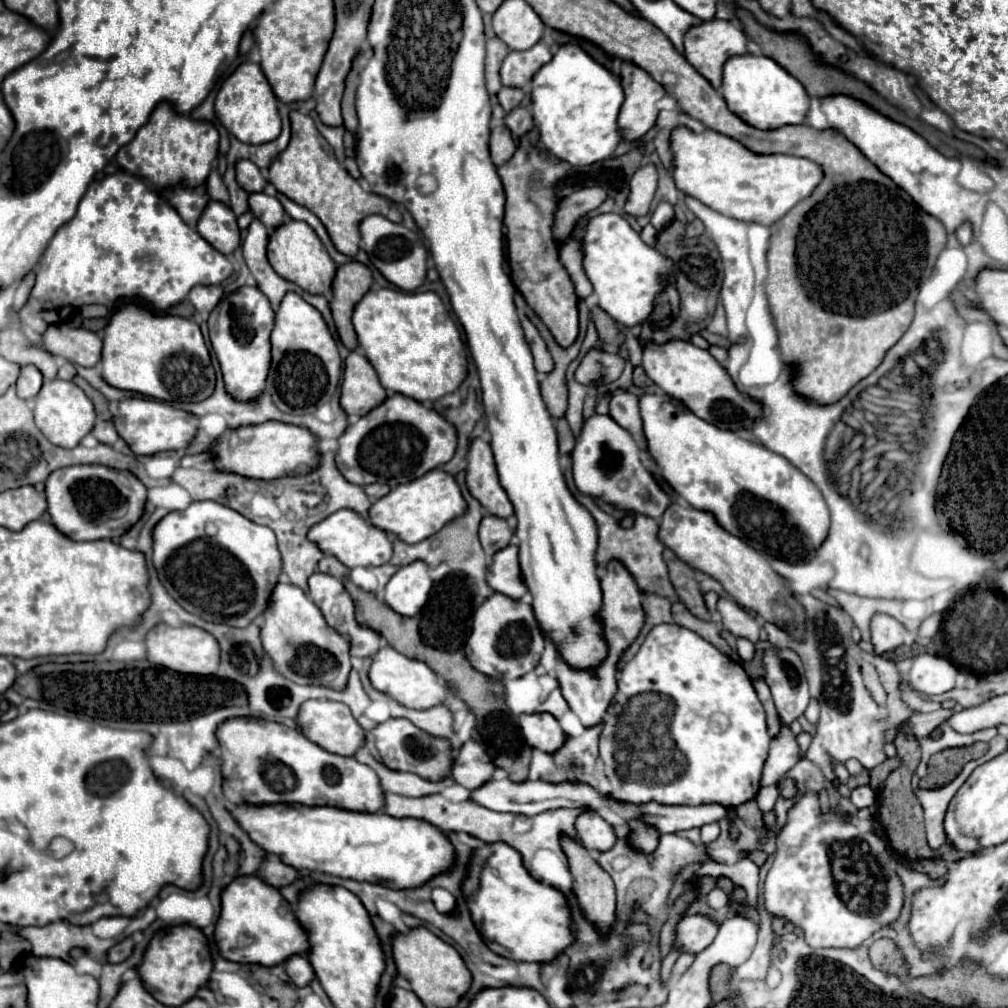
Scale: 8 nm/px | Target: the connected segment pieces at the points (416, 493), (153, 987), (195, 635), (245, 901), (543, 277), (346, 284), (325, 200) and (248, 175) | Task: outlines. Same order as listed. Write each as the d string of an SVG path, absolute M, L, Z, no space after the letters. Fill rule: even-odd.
M433 469L411 483L397 485L389 495L375 501L369 509L369 521L387 533L393 533L405 543L419 543L465 513L467 501L463 499L455 477L443 469Z
M177 925L159 931L149 943L143 963L139 967L139 975L143 979L145 989L159 1003L169 1007L181 1007L183 1003L193 999L201 987L207 987L211 971L213 971L213 959L209 953L207 937L199 927L193 925Z
M157 625L149 635L147 635L147 659L155 665L163 665L171 671L177 673L187 673L187 675L215 675L219 667L219 645L217 639L199 629L199 627L169 627L169 625Z
M247 875L237 877L221 895L221 917L215 929L215 941L221 955L229 961L237 963L255 963L263 967L275 967L289 959L291 955L307 955L309 953L309 939L307 931L299 925L295 911L281 895L279 889L265 885L261 877ZM239 935L253 937L247 947L239 947Z
M533 127L519 139L515 155L501 165L499 177L505 187L505 227L507 251L511 265L511 281L525 297L527 305L541 317L561 347L573 345L577 337L577 295L569 273L561 265L557 241L553 241L553 221L557 213L555 187L571 169L567 161L555 159L539 141L539 131Z
M351 261L337 269L333 279L333 297L331 297L331 311L337 325L337 333L347 349L355 349L359 345L351 315L355 305L363 299L363 295L373 285L373 273L367 265L359 261Z
M291 111L291 141L289 141L289 147L283 153L279 153L271 163L269 183L273 183L277 191L287 195L291 201L313 211L327 227L335 247L349 257L355 257L359 251L359 241L361 241L359 223L367 215L379 213L393 223L401 223L403 219L399 207L393 201L365 191L359 185L359 181L353 179L339 165L331 145L317 131L313 119L299 111Z
M251 161L237 163L237 181L247 193L259 193L267 187L267 181L263 179L261 171Z

